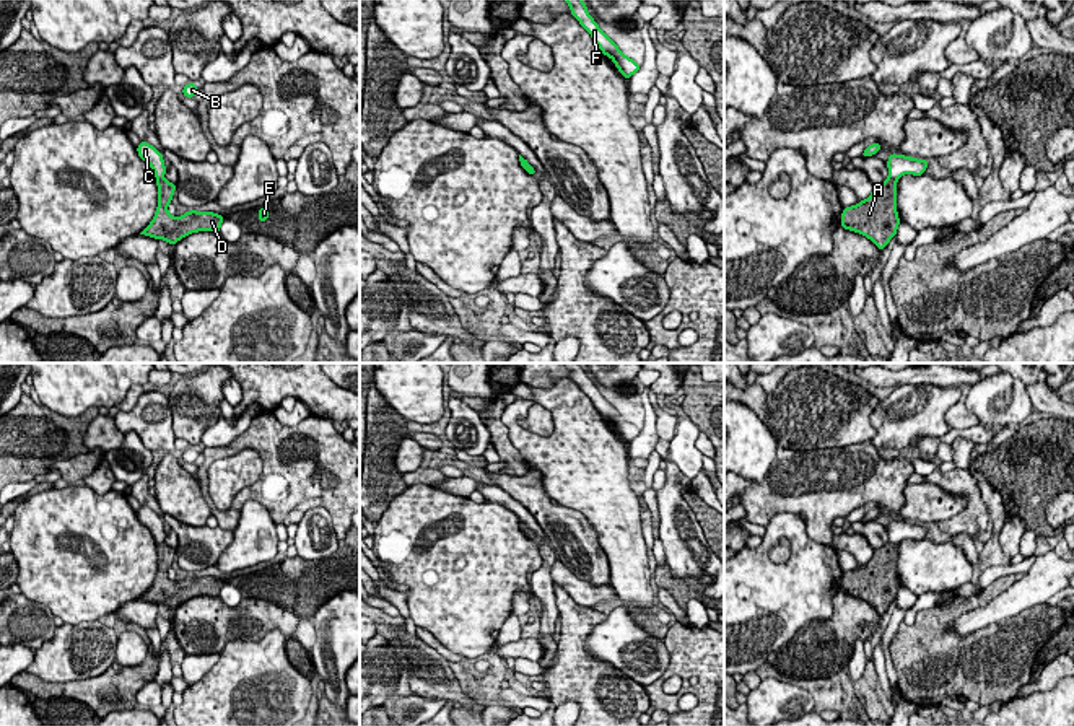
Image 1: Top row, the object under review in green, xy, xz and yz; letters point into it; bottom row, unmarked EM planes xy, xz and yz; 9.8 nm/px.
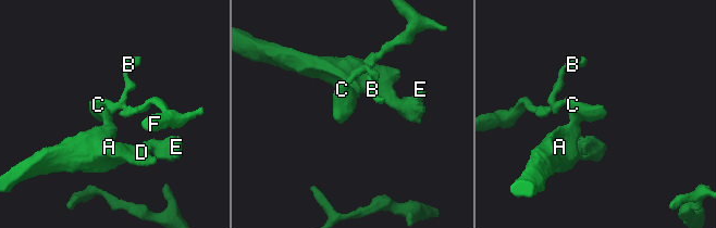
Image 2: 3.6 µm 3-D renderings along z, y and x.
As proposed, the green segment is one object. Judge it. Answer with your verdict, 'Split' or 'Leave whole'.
Split

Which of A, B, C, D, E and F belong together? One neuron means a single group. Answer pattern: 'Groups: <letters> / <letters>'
Groups: A D E / B C F

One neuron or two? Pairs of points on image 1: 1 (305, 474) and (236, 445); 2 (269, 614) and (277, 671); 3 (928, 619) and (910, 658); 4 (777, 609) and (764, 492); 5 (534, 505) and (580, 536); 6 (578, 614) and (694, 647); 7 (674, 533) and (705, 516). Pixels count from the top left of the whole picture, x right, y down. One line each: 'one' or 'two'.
1: one
2: two
3: one
4: two
5: one
6: two
7: two

